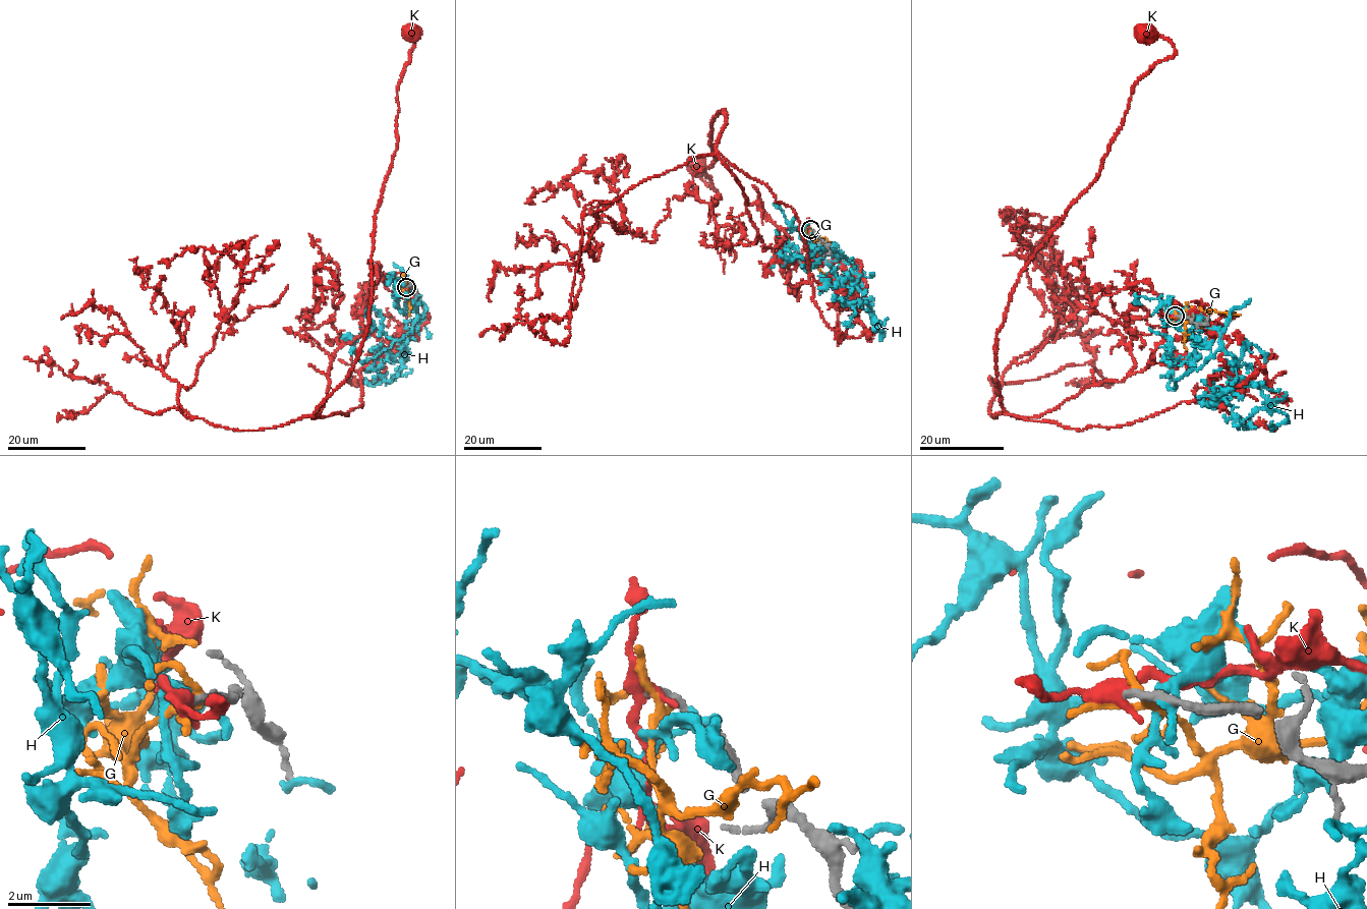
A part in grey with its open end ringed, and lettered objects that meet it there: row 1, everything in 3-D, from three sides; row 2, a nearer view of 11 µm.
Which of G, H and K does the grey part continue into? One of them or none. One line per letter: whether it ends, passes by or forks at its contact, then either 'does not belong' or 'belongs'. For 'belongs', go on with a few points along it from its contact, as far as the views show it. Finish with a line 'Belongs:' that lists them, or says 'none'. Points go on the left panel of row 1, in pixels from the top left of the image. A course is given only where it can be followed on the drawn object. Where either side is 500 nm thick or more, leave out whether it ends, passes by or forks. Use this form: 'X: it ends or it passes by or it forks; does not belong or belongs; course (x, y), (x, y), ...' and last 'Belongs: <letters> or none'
G: it forks; does not belong
H: it ends; does not belong
K: it passes by; does not belong
Belongs: none

